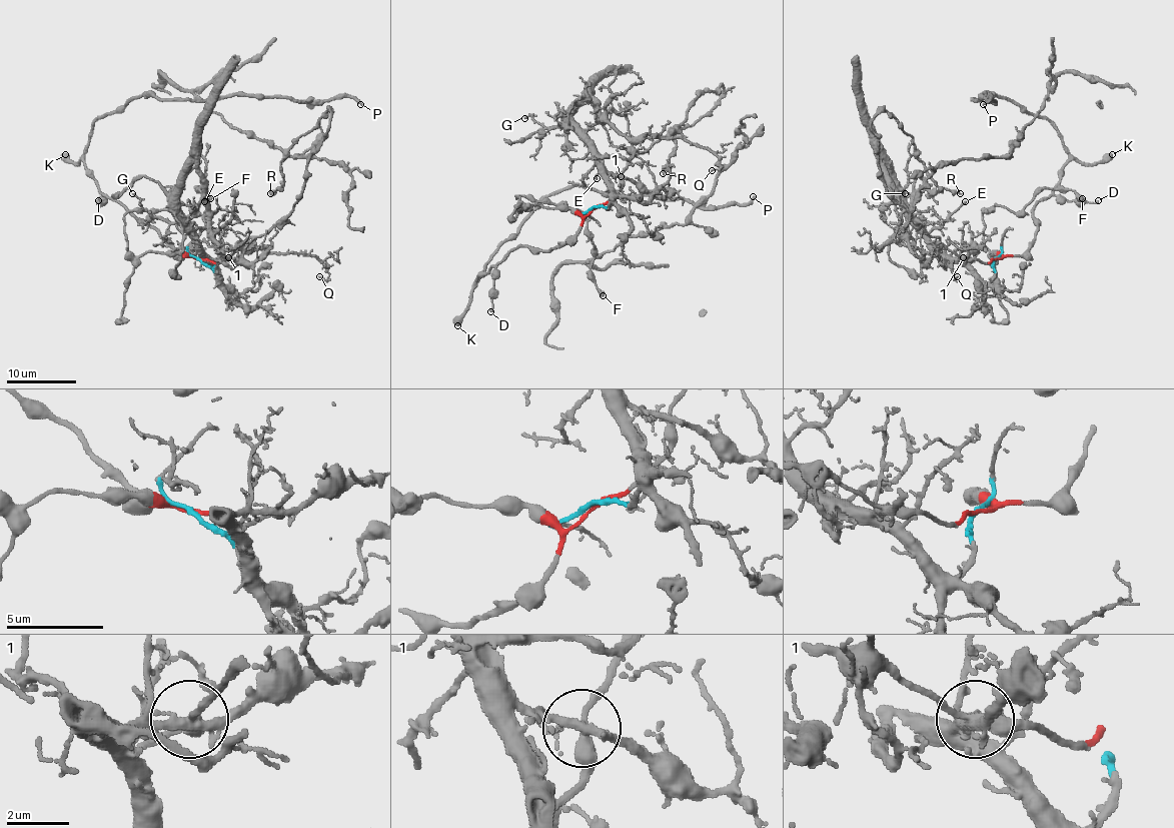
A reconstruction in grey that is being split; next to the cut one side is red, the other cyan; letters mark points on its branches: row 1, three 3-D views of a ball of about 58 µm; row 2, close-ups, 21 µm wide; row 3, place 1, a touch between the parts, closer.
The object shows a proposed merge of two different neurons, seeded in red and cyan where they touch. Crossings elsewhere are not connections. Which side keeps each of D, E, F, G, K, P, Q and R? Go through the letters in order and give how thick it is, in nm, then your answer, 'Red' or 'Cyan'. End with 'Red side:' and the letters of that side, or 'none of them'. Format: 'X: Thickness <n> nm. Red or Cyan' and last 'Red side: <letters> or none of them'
D: Thickness 180 nm. Red
E: Thickness 150 nm. Cyan
F: Thickness 440 nm. Red
G: Thickness 120 nm. Cyan
K: Thickness 550 nm. Red
P: Thickness 240 nm. Red
Q: Thickness 80 nm. Cyan
R: Thickness 280 nm. Red
Red side: D, F, K, P, R

